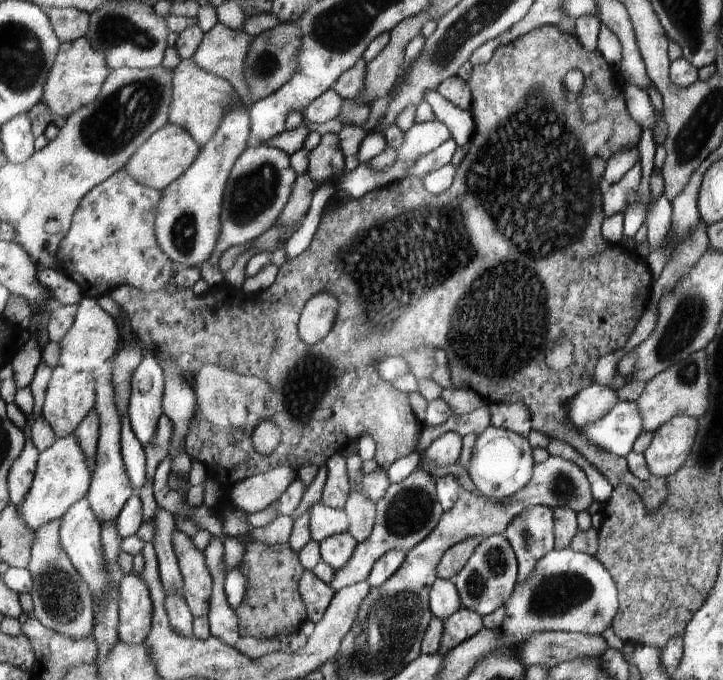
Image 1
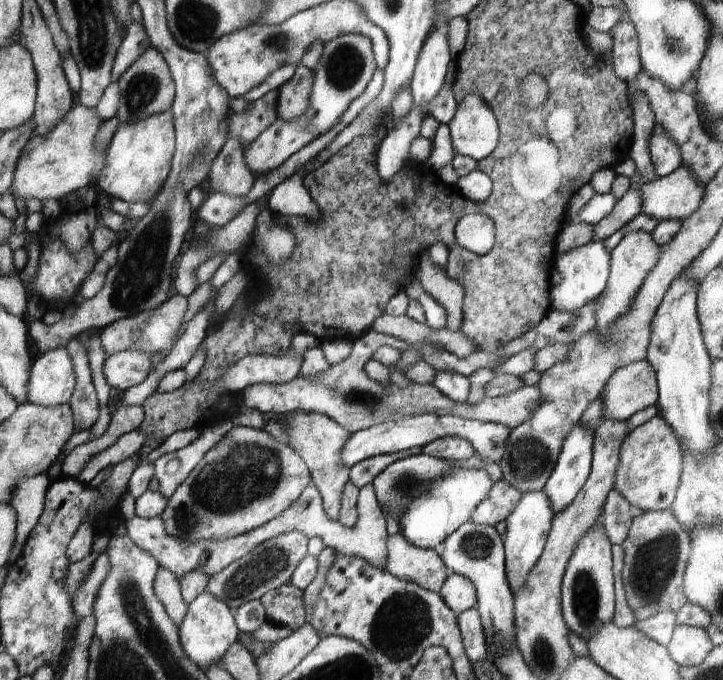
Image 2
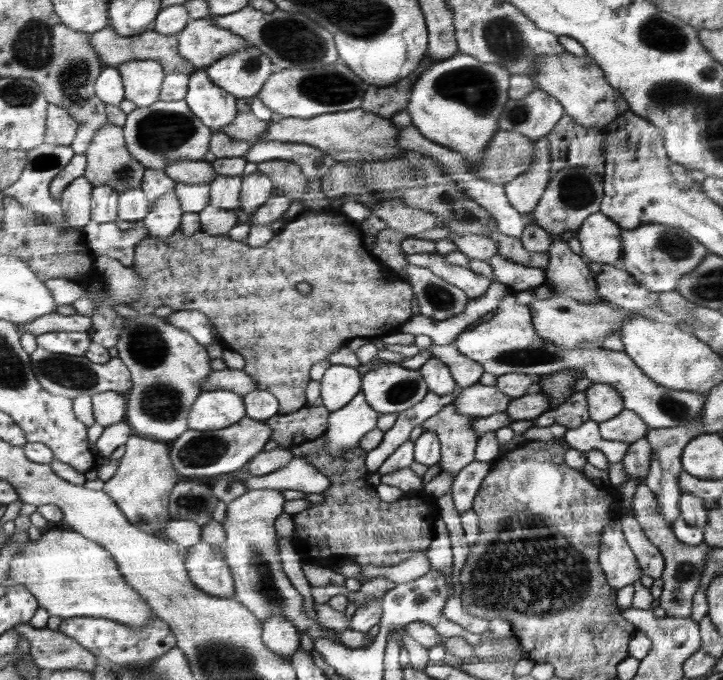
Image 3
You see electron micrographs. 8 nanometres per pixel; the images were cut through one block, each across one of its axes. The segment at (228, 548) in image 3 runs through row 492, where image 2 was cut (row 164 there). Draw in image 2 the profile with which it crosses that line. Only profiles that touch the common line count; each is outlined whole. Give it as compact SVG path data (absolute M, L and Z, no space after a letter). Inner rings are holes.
M346 33L333 41L325 42L318 62L318 66L312 69L315 82L309 110L295 123L277 118L274 124L260 133L243 151L246 171L250 171L256 178L278 168L292 154L332 128L348 105L366 90L377 69L371 38L358 33Z

